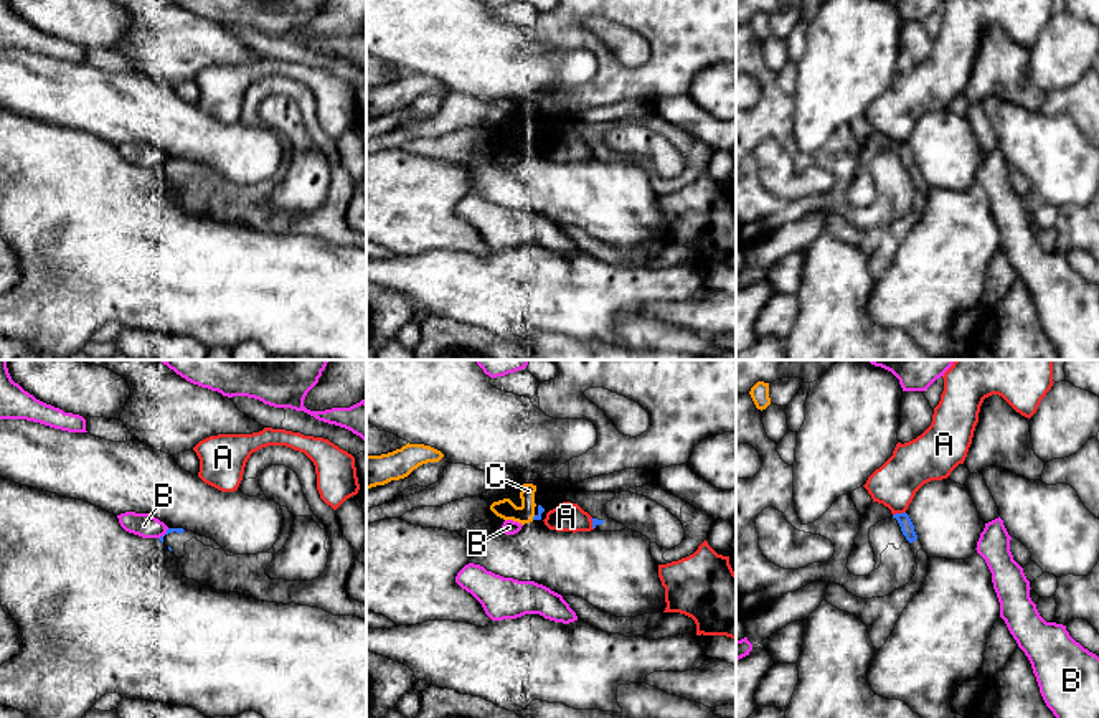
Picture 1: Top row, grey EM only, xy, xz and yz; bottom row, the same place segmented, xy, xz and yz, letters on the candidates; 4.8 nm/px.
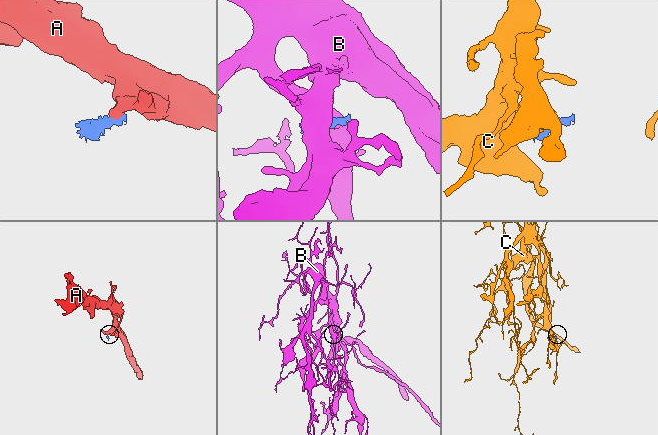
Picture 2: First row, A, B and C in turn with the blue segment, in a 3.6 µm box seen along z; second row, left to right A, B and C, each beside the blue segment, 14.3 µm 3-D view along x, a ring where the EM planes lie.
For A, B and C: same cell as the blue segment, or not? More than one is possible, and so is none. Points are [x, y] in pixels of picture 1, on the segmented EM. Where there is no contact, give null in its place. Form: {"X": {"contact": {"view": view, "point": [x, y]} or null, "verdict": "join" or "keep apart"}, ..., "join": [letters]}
{"A": {"contact": {"view": "yz", "point": [898, 514]}, "verdict": "keep apart"}, "B": {"contact": {"view": "xy", "point": [165, 533]}, "verdict": "keep apart"}, "C": {"contact": {"view": "xz", "point": [533, 517]}, "verdict": "keep apart"}, "join": []}

